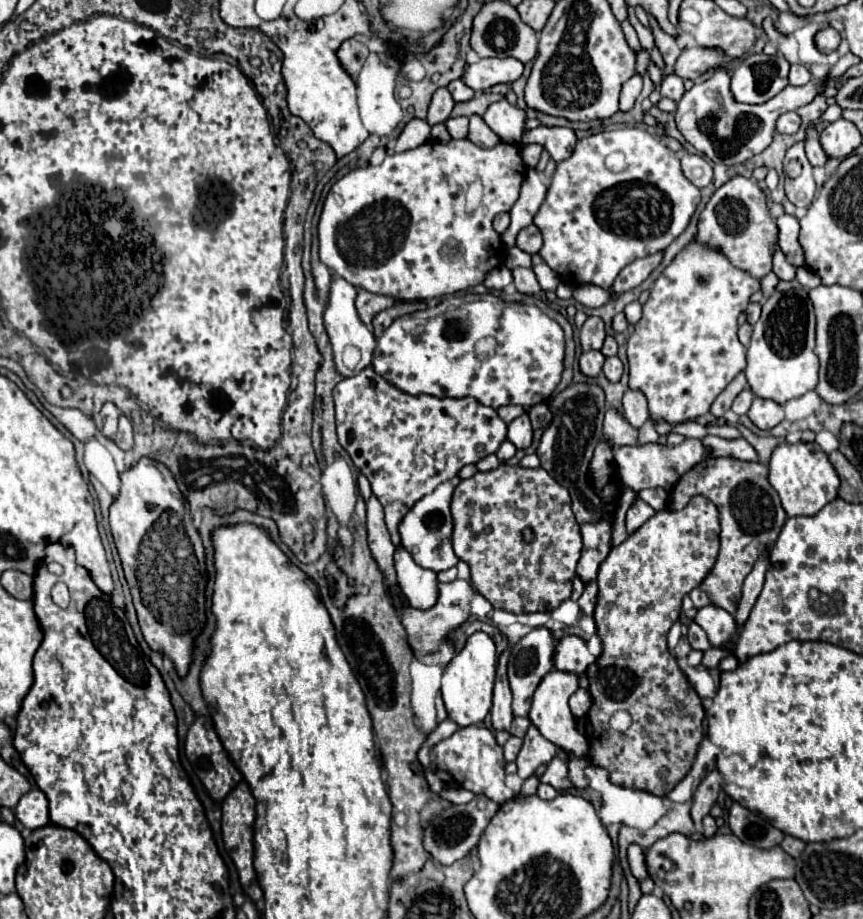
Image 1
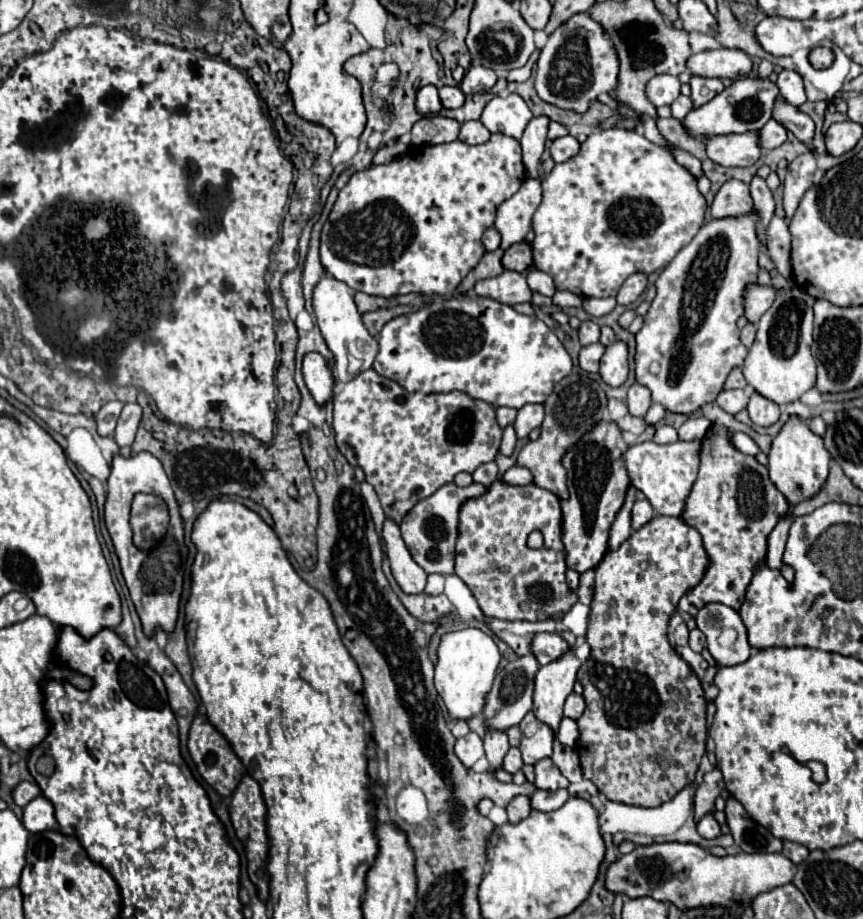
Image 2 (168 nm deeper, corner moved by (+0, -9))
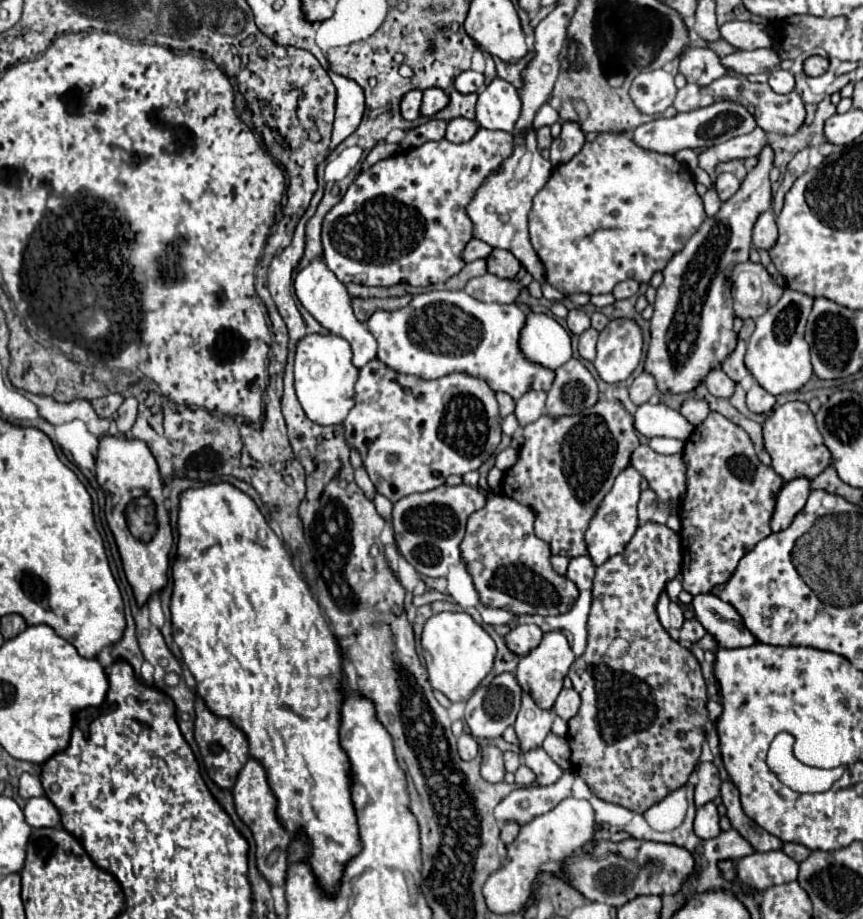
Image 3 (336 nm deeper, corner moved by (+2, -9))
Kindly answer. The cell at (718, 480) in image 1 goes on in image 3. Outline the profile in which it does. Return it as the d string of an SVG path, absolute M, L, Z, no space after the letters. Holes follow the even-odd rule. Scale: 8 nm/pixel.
M709 413L707 419L693 429L693 435L685 441L685 463L687 463L687 493L679 505L681 517L681 547L683 547L683 589L691 595L711 593L717 585L727 583L737 563L747 555L759 541L771 535L769 521L775 509L777 491L783 485L783 479L767 465L757 459L749 435L729 419L719 413Z

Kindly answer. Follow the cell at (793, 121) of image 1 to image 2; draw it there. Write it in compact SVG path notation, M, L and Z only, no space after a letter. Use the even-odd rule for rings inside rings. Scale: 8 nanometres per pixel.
M767 121L761 129L759 129L759 147L763 149L775 149L779 147L783 141L787 139L787 131L781 123L777 121Z

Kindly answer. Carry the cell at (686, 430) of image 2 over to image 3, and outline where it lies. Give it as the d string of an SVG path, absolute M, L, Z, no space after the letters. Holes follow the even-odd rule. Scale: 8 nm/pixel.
M689 399L689 401L685 401L685 403L681 405L681 415L683 415L693 427L697 427L697 425L701 425L703 419L709 415L709 407L707 407L707 403L701 401L701 399Z

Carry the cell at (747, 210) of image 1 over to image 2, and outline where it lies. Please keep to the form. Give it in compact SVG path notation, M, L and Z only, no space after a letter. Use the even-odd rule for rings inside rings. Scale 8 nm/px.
M729 179L721 185L721 189L715 195L715 201L711 205L711 217L735 217L749 213L753 207L753 199L749 193L749 185L739 179Z

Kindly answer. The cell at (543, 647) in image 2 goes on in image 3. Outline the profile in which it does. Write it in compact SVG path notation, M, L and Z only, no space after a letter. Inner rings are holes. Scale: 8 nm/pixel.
M521 625L505 637L505 643L513 653L525 657L529 651L533 651L533 647L541 643L541 639L543 639L543 631L537 625Z

